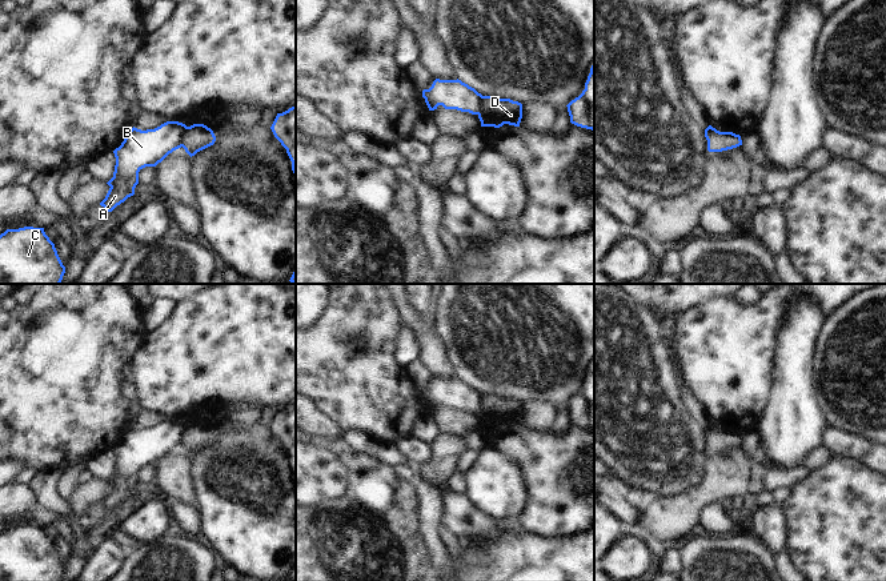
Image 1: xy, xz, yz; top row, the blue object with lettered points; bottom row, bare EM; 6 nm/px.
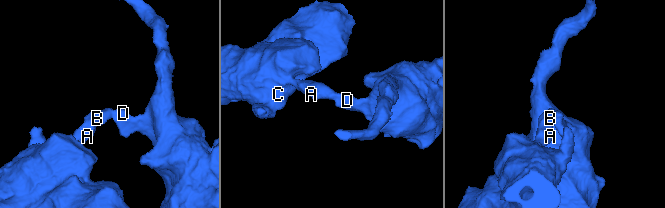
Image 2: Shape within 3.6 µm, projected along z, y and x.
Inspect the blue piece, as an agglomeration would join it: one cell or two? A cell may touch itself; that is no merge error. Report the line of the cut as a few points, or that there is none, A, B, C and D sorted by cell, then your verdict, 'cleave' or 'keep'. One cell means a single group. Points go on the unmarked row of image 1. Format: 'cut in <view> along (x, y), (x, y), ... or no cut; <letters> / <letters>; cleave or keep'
cut in xy along (188, 425), (181, 444); A B C / D; cleave

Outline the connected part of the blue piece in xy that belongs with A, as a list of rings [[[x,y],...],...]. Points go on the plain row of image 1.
[[[167,420],[155,428],[129,428],[121,444],[113,449],[115,470],[107,481],[111,486],[100,504],[112,510],[133,494],[139,470],[145,465],[156,465],[169,452],[181,446],[187,426],[183,421]]]

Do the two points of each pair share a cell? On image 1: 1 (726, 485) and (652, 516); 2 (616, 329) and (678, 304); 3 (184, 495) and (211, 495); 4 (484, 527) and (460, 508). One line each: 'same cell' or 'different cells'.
1: same cell
2: different cells
3: different cells
4: same cell

